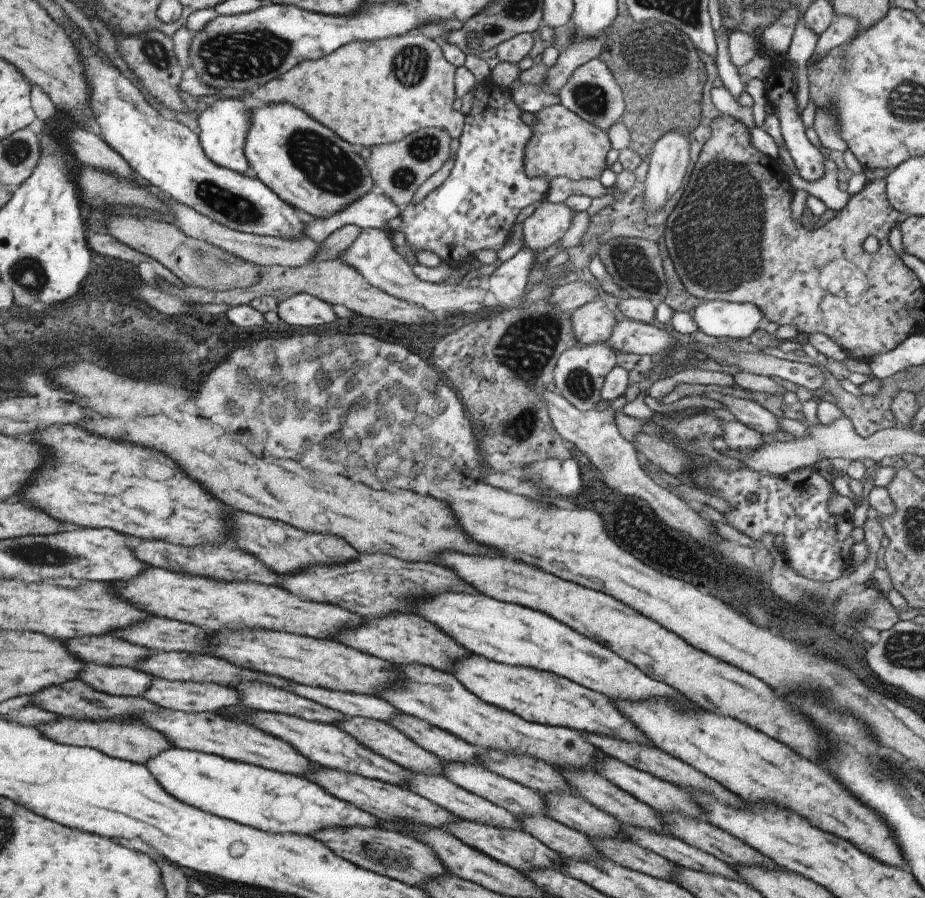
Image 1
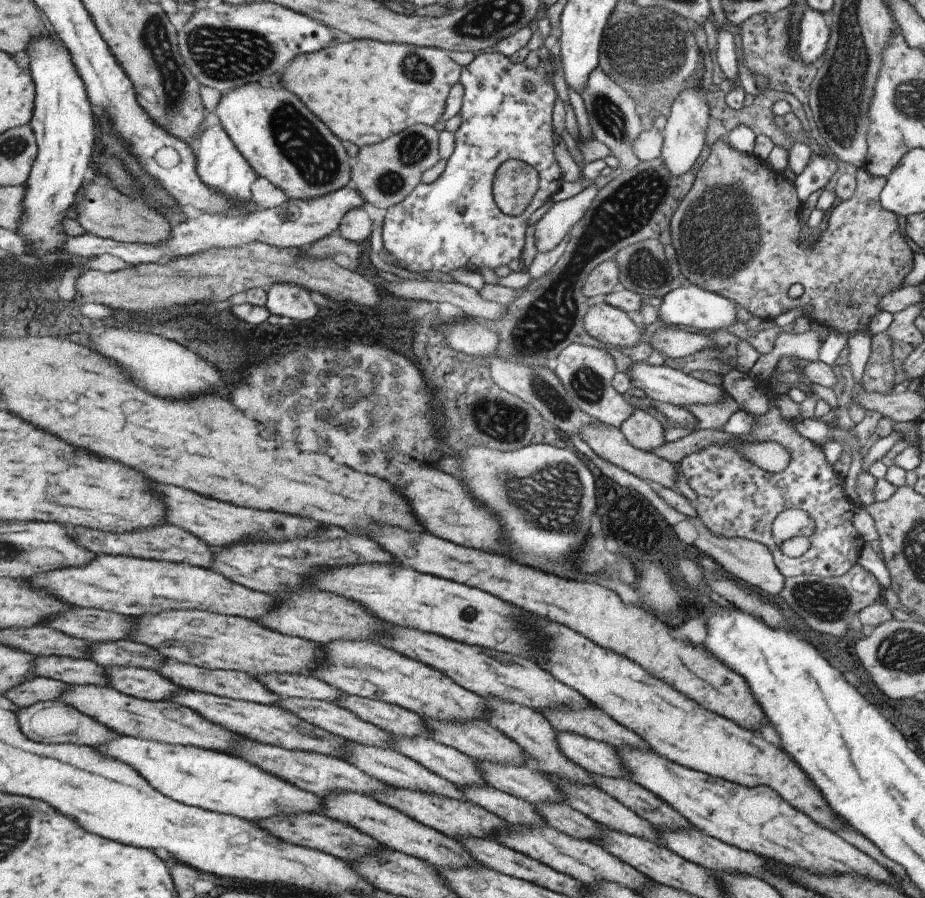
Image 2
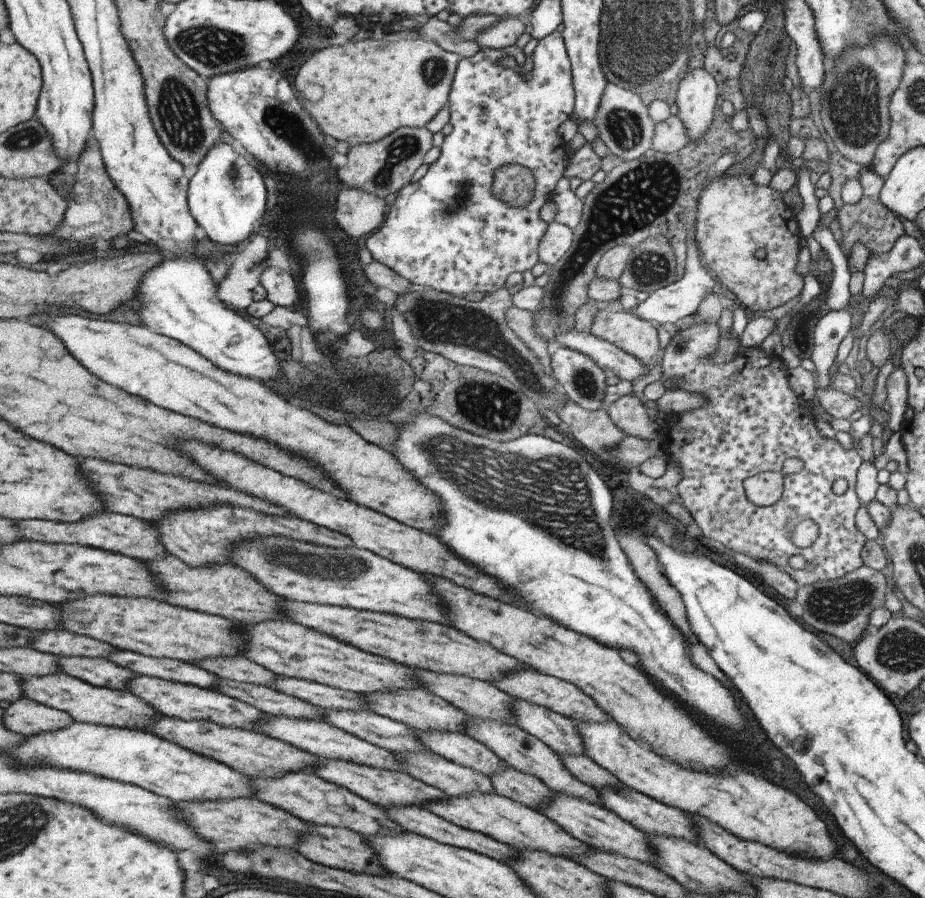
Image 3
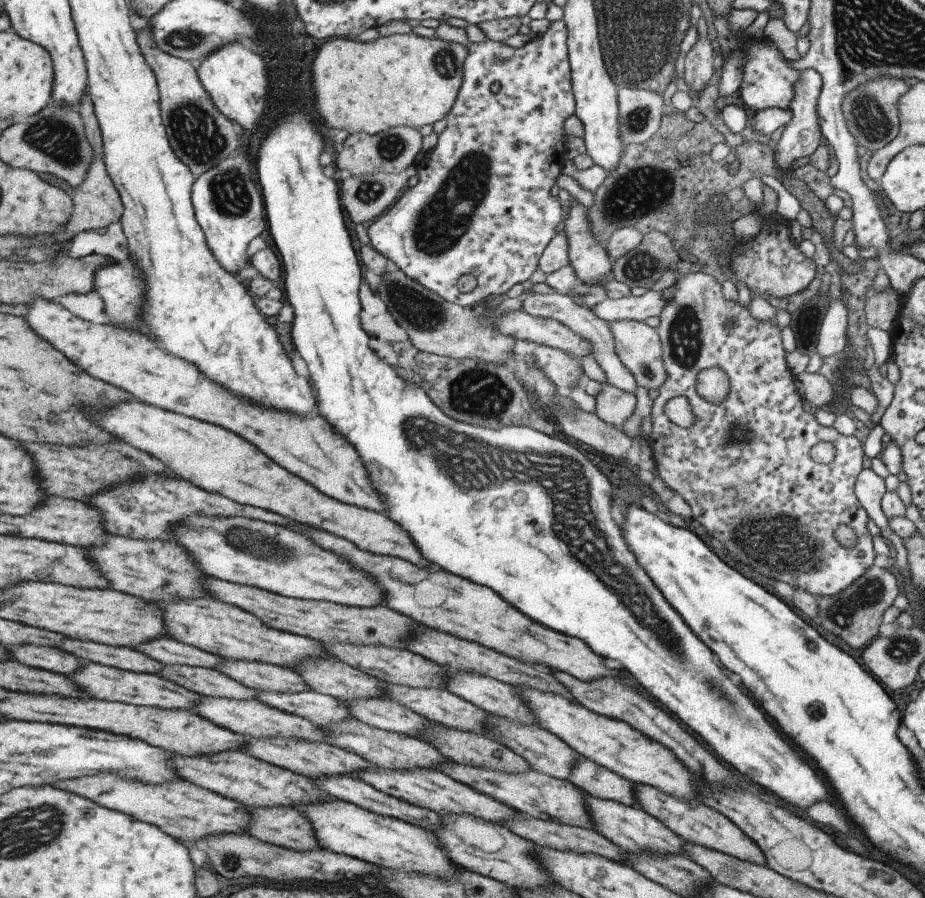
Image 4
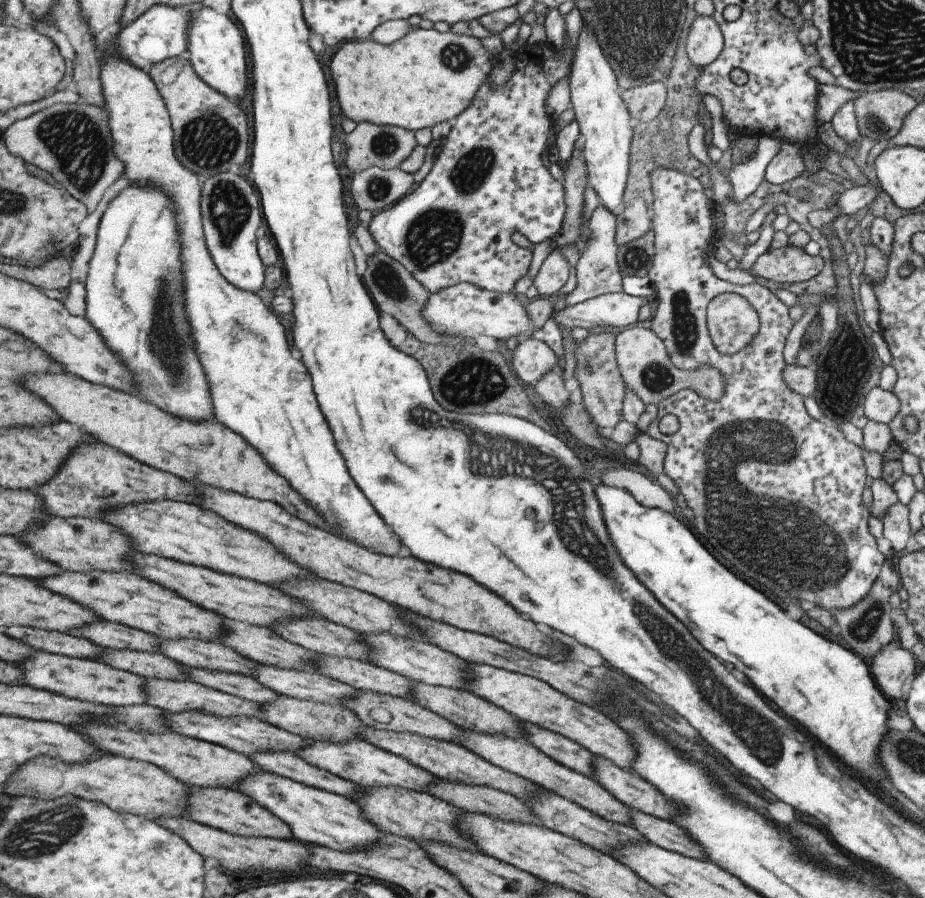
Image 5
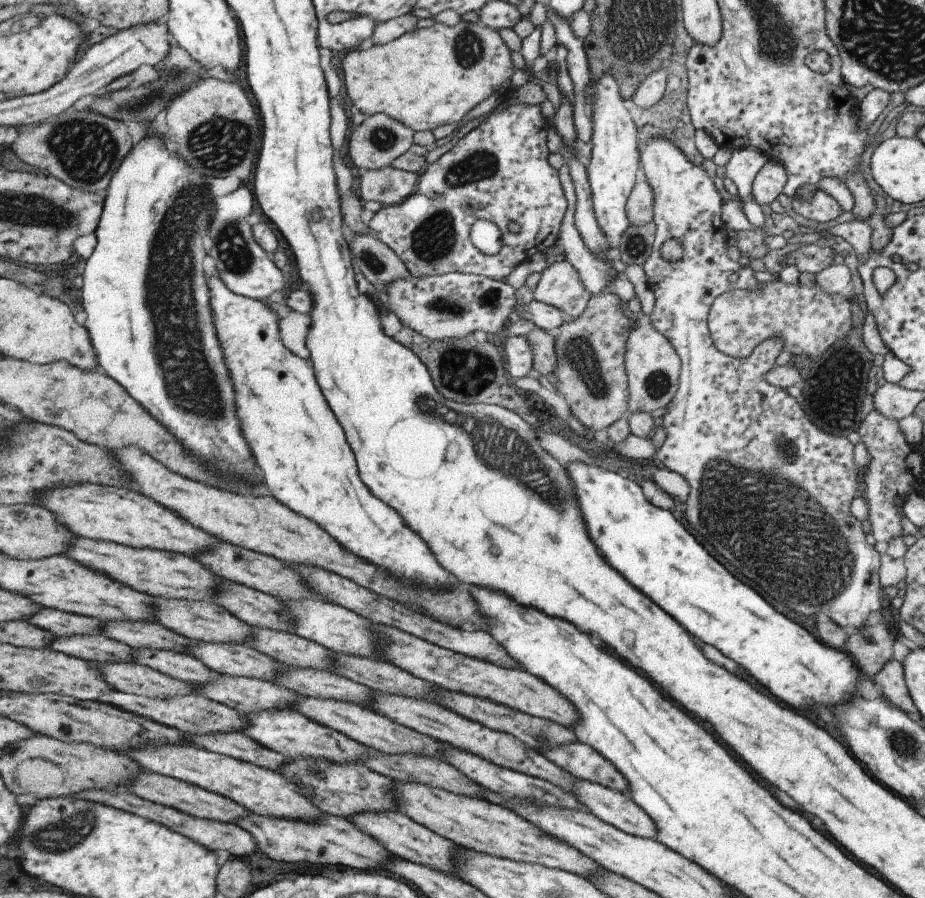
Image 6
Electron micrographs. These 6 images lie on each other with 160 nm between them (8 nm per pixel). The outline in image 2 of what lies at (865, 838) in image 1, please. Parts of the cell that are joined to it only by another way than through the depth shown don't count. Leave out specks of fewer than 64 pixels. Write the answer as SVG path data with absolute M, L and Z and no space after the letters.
M531 618L531 626L533 624L547 636L545 648L539 654L539 660L541 656L543 660L541 662L533 660L533 662L561 684L579 692L580 696L595 704L611 720L615 720L617 724L639 736L653 753L657 752L659 756L684 768L699 770L708 776L723 778L735 784L769 786L783 800L787 800L787 804L799 808L803 814L811 816L811 820L815 820L817 824L833 832L837 832L843 826L841 820L827 806L823 796L801 772L801 768L795 762L791 762L791 758L783 750L769 746L755 732L739 728L735 722L717 716L709 710L703 710L699 704L695 704L669 684L649 676L643 668L639 668L639 664L611 650L599 648L591 640L581 638L569 628L563 628L553 622L549 624L547 620L541 622L537 618Z

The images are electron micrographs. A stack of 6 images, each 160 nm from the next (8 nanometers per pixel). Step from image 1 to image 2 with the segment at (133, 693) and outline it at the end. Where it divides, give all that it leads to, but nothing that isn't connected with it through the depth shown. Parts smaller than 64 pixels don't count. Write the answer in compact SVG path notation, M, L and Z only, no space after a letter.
M37 656L37 659L33 660L32 674L35 677L59 680L67 685L107 685L105 667L89 659L69 656Z

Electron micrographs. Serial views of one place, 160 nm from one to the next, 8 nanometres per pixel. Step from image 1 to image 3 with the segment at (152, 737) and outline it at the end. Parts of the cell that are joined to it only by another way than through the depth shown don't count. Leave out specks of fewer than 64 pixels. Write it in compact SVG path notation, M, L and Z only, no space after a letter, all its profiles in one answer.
M29 698L18 700L5 708L6 727L26 737L60 731L76 722L69 712L49 707Z

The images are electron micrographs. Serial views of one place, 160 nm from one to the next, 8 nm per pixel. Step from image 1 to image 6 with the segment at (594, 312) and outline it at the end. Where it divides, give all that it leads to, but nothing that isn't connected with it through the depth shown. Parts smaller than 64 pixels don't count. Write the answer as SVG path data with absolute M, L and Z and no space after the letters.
M640 317L630 330L624 344L624 369L628 382L628 412L653 412L663 408L678 387L679 356L669 341L659 334L651 323Z

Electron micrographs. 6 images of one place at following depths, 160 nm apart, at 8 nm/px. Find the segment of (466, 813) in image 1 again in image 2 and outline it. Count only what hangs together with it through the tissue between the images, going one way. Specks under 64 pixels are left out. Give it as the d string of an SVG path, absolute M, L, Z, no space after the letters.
M345 740L345 744L347 744L347 750L343 752L344 756L341 759L350 762L361 770L361 772L367 774L367 776L375 777L389 787L407 789L423 794L429 793L440 797L455 799L462 803L469 802L469 800L466 800L466 796L462 793L462 790L458 789L454 784L437 776L437 774L421 766L418 762L411 760L409 757L398 754L391 748L363 746L363 744L357 744L357 742L351 742L351 740Z

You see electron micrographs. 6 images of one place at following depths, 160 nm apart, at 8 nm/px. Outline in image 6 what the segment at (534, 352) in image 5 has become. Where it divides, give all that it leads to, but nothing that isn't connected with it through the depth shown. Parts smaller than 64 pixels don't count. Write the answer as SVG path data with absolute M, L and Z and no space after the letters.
M525 337L504 340L504 367L510 380L525 376L532 369L532 352Z

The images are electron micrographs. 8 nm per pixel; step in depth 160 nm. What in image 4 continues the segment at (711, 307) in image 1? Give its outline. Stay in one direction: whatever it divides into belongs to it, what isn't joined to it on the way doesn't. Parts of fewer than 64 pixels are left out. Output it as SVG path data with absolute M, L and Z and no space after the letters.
M650 289L639 297L630 295L617 298L617 300L607 297L602 302L597 302L591 308L587 308L587 310L595 318L599 318L599 320L603 320L607 324L621 320L644 322L650 316L659 317L665 304L667 304L667 301L661 298L660 292L653 292Z

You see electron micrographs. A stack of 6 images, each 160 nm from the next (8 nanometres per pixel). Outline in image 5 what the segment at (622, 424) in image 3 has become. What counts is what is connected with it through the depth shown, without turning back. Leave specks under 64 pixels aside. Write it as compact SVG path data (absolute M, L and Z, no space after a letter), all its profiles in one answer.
M610 329L599 334L589 334L583 341L575 342L575 380L580 388L582 406L589 418L599 428L613 428L621 420L625 384L615 361L616 331Z

